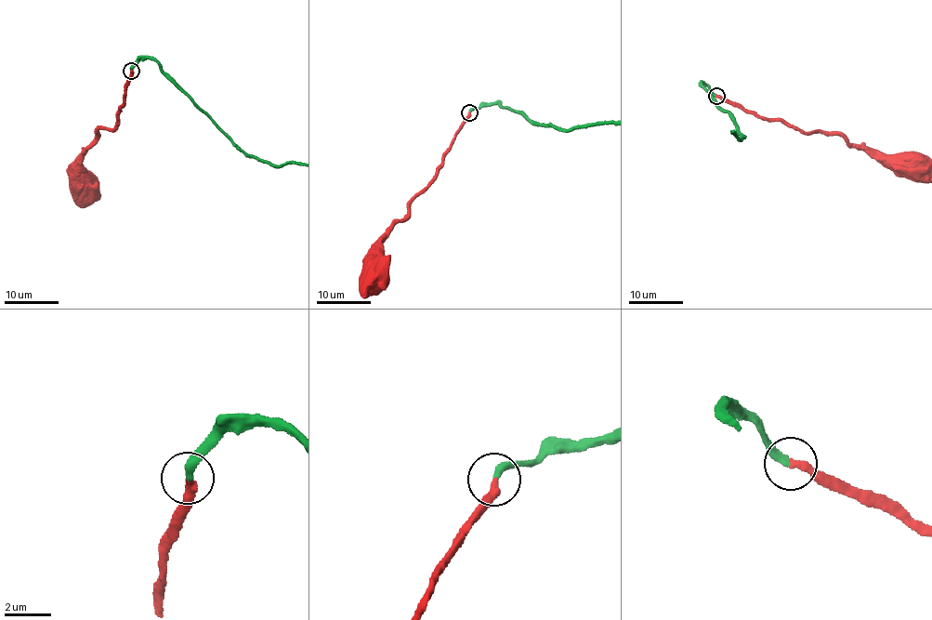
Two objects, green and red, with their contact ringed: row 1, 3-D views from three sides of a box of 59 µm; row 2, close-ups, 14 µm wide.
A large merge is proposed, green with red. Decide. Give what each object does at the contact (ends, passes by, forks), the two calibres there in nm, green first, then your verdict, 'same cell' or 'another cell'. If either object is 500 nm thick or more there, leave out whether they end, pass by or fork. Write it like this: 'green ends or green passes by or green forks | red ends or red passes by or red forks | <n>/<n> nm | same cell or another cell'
green ends | red ends | 360/360 nm | same cell

